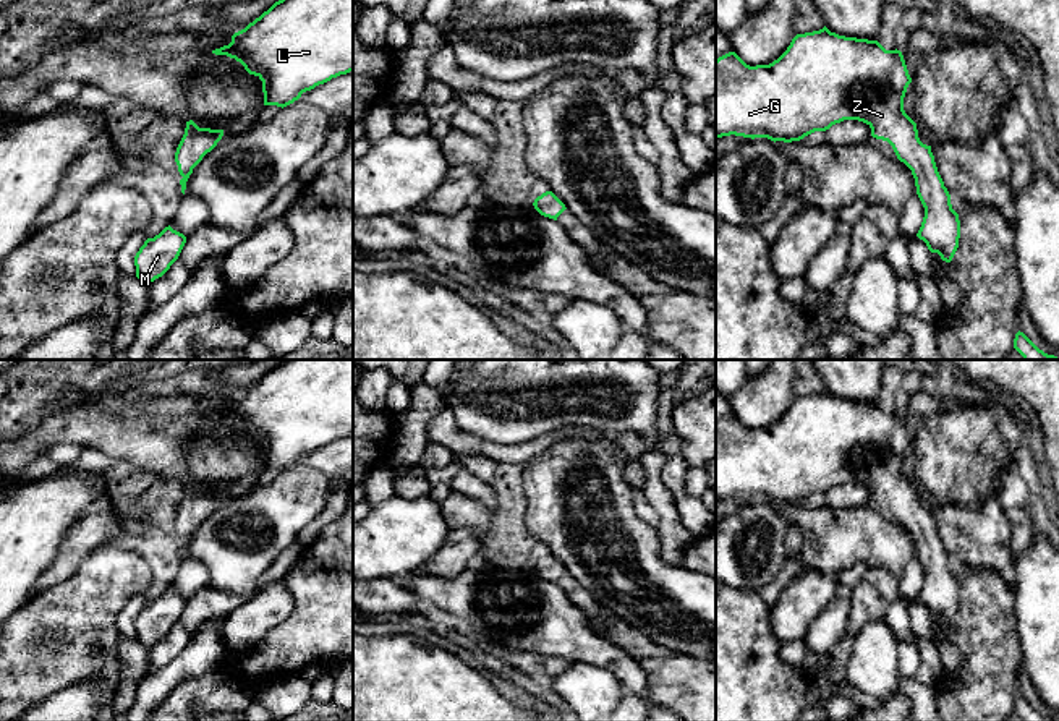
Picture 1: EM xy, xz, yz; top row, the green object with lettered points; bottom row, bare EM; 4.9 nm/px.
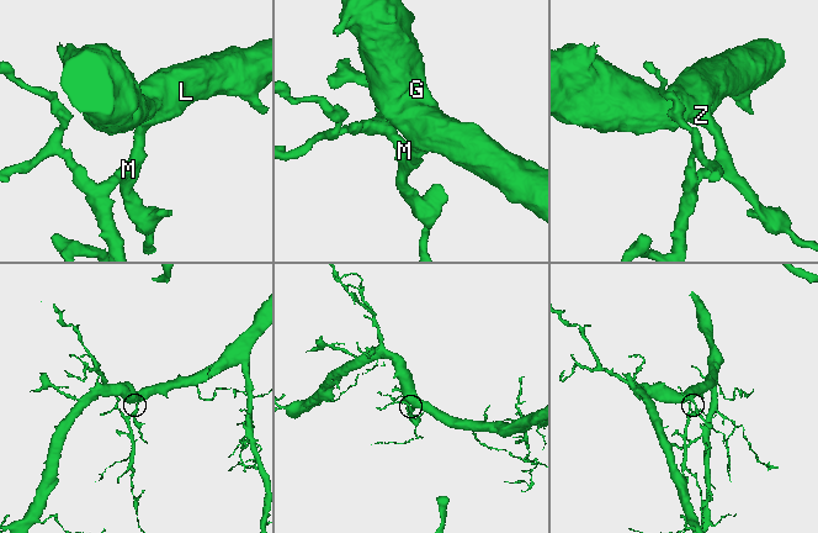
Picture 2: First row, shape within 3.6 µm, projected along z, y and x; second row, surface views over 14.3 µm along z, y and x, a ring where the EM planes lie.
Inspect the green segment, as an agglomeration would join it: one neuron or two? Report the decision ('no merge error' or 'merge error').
no merge error

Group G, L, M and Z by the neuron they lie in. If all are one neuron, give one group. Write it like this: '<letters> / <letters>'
G L M Z

